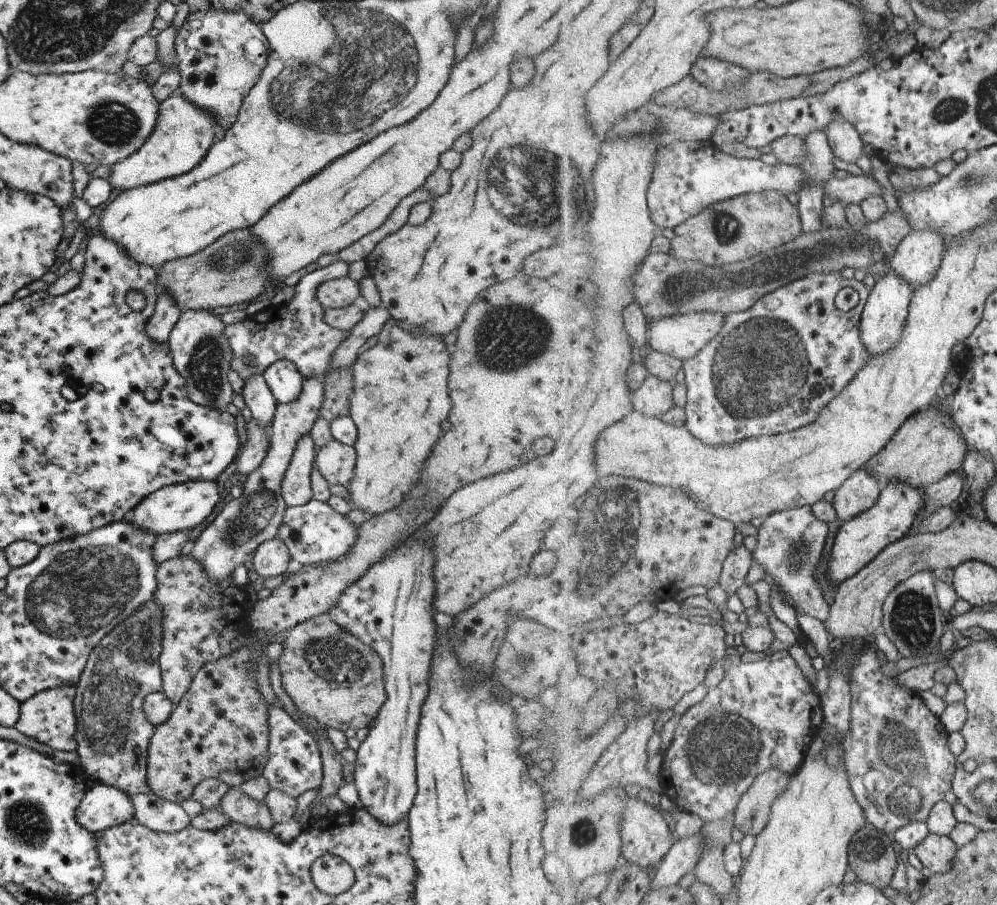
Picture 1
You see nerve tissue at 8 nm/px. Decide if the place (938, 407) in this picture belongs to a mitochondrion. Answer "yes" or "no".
no

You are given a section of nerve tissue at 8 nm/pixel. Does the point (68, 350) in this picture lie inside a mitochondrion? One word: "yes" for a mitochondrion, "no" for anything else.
no

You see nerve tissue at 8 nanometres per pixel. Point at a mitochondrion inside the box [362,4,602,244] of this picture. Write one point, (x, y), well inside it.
(521, 185)

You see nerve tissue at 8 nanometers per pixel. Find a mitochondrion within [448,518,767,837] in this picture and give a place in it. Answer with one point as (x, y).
(517, 656)

